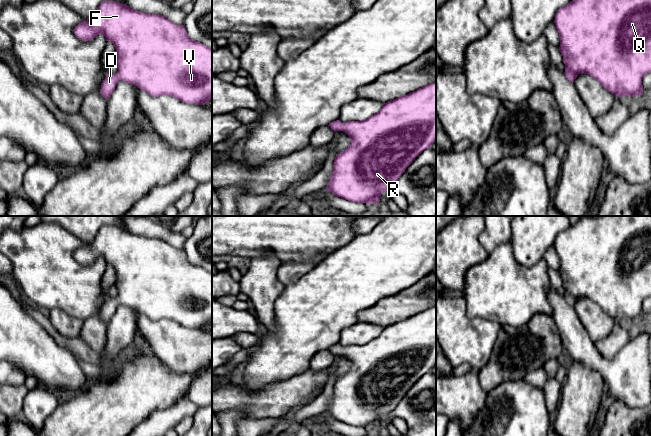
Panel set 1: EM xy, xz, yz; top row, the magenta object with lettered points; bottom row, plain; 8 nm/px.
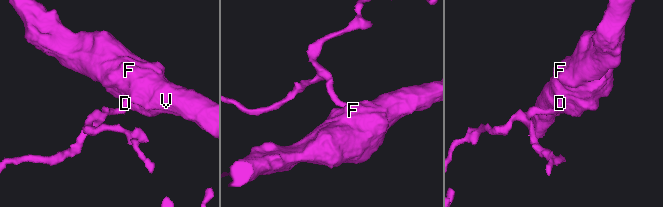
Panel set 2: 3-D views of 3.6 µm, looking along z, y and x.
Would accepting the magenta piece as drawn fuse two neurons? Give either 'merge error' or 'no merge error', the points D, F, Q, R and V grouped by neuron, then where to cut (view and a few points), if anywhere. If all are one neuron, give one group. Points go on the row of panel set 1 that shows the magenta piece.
no merge error; D F Q R V; no cut

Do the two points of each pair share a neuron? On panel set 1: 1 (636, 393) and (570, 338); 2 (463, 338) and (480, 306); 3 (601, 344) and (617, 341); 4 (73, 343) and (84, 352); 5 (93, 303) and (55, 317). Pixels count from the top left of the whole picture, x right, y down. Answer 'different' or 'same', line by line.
1: same
2: different
3: same
4: same
5: different

